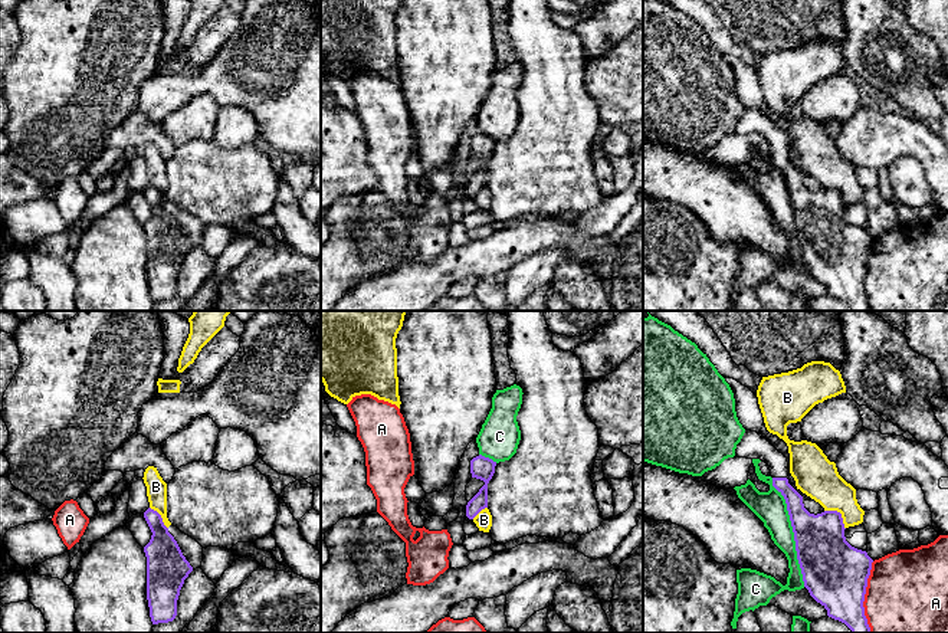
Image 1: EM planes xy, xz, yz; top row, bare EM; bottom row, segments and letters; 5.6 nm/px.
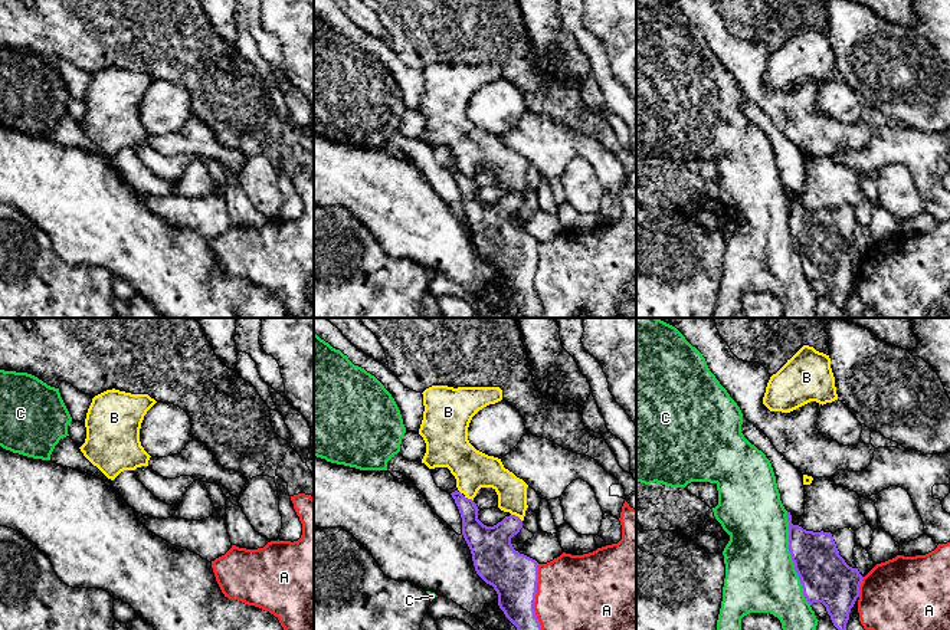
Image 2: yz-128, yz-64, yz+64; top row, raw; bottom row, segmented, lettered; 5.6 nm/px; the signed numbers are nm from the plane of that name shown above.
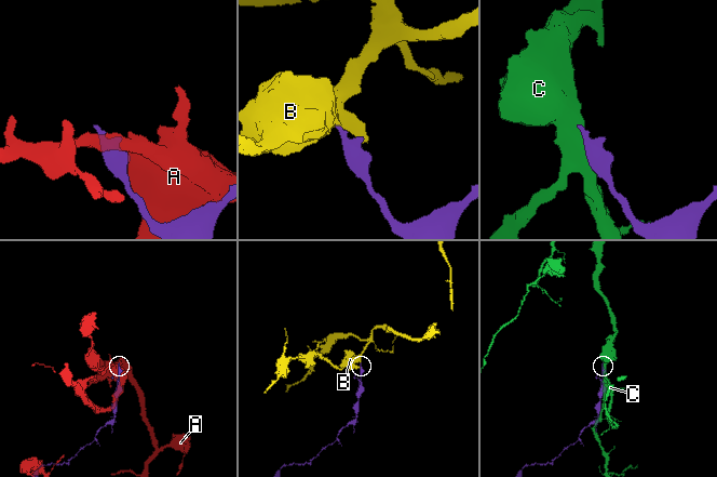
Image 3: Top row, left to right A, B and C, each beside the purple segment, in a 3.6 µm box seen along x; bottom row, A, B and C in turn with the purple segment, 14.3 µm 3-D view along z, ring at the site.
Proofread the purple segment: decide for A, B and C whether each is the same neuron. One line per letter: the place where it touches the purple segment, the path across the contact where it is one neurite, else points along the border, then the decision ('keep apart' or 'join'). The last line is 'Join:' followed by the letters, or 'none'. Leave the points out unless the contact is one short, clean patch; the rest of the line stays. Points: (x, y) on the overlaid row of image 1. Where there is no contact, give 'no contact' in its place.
A: yz (863, 597) | keep apart
B: yz (840, 514) | keep apart
C: yz (793, 531) | keep apart
Join: none

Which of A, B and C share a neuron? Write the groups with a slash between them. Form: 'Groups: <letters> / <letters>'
Groups: A / B / C

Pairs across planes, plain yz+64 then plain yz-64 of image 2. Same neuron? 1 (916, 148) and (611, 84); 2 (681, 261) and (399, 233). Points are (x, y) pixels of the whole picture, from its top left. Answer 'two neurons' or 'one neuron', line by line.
1: two neurons
2: two neurons

